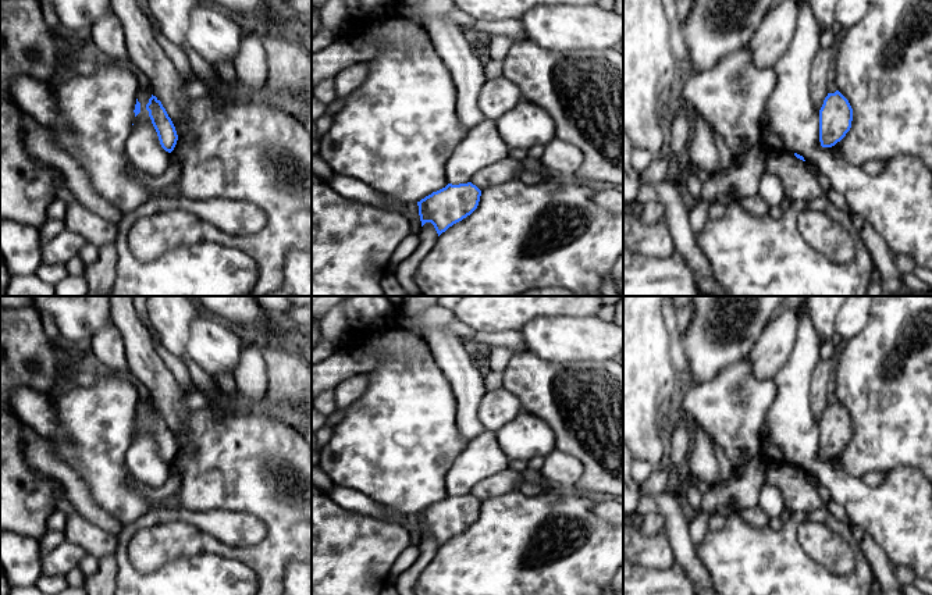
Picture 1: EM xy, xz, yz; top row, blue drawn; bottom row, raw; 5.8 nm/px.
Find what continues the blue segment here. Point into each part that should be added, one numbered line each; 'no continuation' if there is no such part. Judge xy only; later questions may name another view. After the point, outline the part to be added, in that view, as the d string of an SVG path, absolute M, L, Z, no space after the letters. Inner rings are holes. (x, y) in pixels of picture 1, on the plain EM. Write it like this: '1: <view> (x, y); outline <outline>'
no continuation

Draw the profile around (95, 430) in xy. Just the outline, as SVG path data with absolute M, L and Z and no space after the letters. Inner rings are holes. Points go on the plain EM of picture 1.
M95 361L89 366L96 381L88 386L61 386L50 396L56 418L57 434L47 441L54 452L86 482L92 499L122 525L138 520L153 507L179 509L174 495L156 502L139 495L128 485L131 471L125 464L125 455L131 446L138 410L138 388L120 374L99 367Z

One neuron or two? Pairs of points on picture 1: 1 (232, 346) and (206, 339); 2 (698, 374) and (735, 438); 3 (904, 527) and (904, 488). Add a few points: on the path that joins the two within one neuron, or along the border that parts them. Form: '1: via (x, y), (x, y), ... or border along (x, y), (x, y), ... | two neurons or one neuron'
1: via (226, 346), (213, 345) | one neuron
2: border along (732, 364), (722, 369), (708, 381), (680, 389) | two neurons
3: via (904, 517), (904, 498) | one neuron

